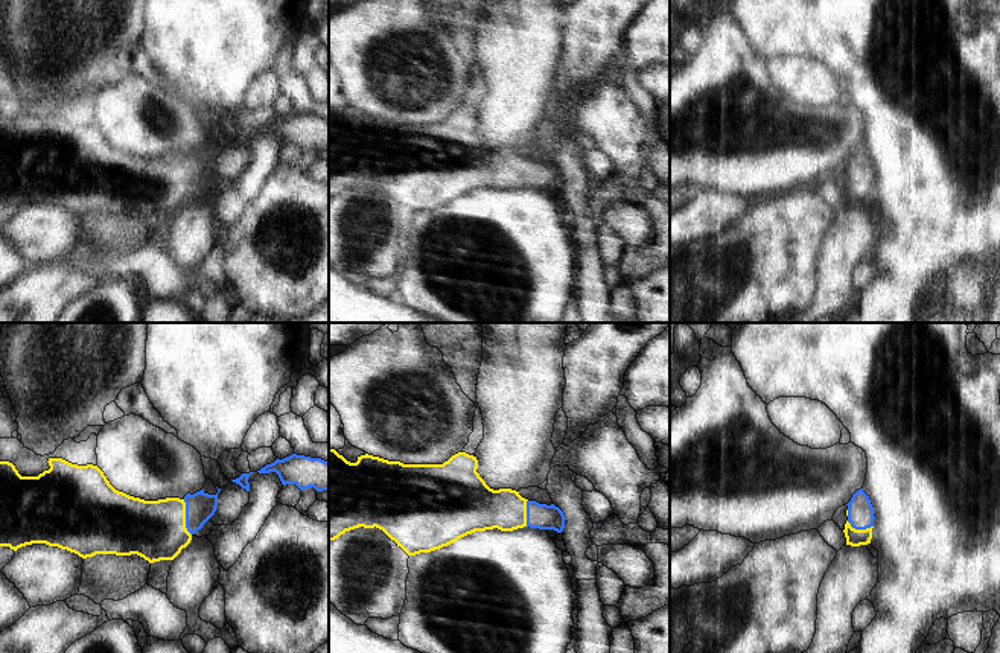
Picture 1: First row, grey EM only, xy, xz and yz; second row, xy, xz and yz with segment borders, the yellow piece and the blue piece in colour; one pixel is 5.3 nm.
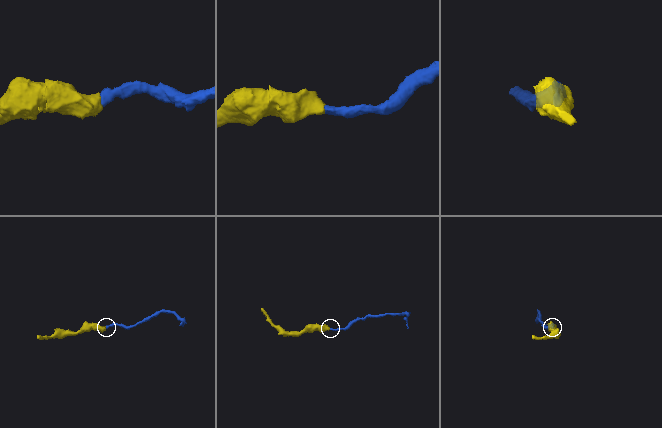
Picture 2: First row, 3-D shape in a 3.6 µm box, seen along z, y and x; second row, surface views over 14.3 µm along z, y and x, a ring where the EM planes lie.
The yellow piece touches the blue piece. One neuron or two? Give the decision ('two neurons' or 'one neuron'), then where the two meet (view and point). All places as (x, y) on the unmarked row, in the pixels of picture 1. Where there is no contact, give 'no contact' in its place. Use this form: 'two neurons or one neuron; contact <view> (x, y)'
one neuron; contact xy (184, 177)

